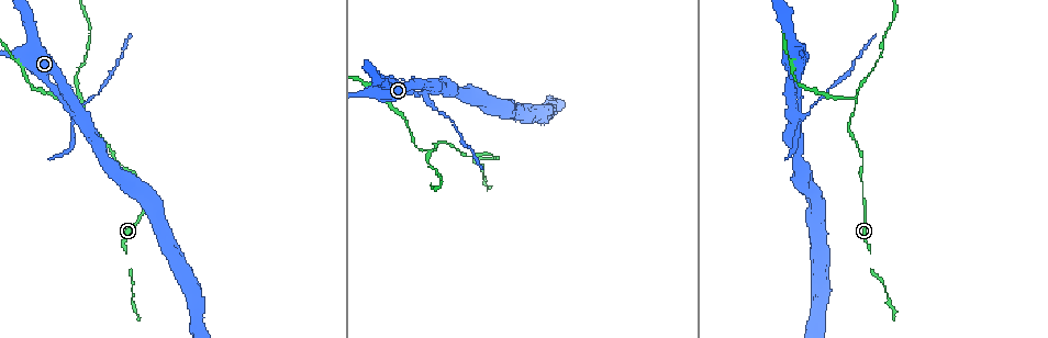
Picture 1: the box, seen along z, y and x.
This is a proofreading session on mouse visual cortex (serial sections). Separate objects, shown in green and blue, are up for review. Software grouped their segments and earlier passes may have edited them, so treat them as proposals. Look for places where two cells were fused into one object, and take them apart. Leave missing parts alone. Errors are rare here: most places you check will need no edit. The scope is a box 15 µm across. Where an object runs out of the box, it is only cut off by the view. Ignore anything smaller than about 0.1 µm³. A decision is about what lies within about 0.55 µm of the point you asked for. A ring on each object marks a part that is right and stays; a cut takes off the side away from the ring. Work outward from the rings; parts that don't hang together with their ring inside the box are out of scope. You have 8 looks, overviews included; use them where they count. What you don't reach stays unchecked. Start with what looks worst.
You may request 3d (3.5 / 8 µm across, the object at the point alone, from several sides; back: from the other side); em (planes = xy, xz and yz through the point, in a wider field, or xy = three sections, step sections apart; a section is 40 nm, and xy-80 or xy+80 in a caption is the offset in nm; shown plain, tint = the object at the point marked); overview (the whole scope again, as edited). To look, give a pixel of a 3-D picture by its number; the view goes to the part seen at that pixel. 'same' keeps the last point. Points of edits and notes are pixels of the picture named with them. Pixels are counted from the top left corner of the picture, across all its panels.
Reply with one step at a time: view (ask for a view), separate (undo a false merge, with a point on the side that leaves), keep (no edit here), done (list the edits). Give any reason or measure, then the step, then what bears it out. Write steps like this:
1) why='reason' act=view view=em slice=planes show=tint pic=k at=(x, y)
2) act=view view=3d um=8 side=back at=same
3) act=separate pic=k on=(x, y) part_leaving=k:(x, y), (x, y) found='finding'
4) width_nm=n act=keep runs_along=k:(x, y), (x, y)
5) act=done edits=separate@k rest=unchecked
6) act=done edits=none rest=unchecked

why='three arms meet' act=view view=3d um=8 pic=1 at=(80, 116)

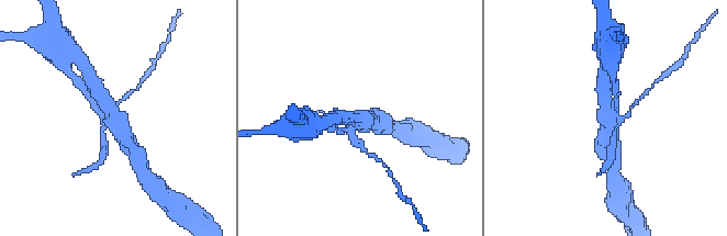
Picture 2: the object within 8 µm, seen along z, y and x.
act=view view=3d um=3.5 pic=2 at=(604, 114)

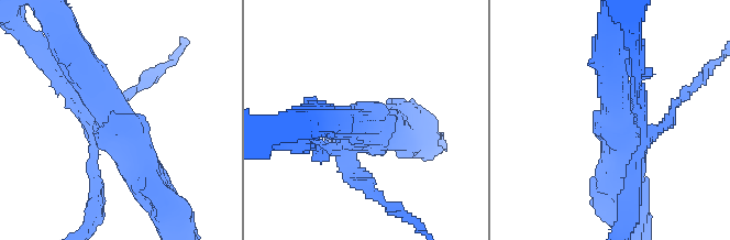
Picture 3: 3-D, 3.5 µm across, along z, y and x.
act=view view=em slice=xy step=3 show=tint pic=3 at=(365, 126)

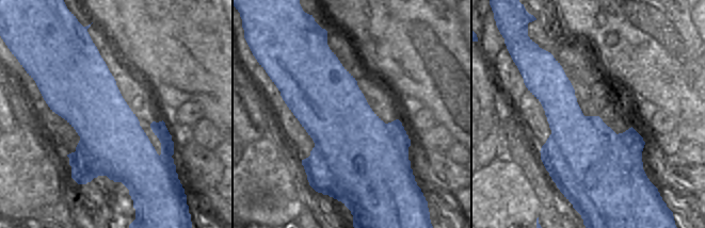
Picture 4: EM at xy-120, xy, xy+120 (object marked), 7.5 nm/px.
act=separate pic=3 on=(91, 174) part_leaving=3:(649, 131), (666, 124), (706, 69) found='two cells meet here'

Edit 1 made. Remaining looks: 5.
act=view view=overview

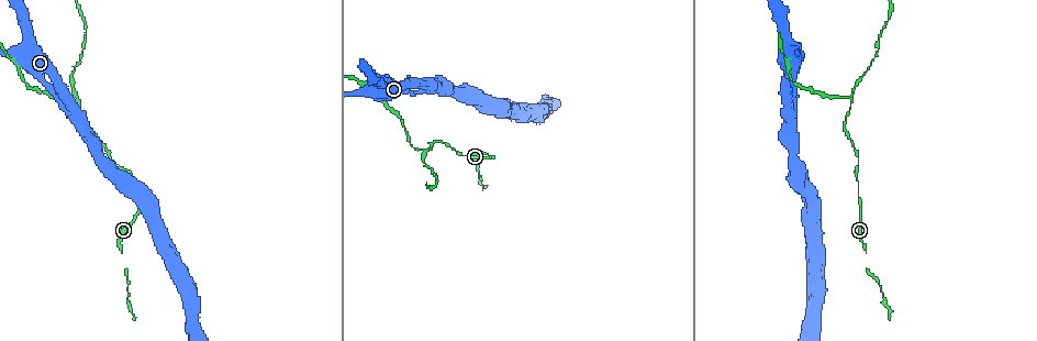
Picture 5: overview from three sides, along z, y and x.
why='narrows sharply' act=view view=3d um=3.5 pic=5 at=(857, 166)

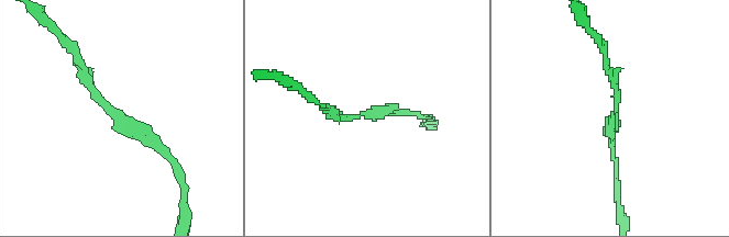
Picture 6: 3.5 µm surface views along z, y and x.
why='shape alone is not enough' act=view view=em slice=xy step=5 show=tint pic=6 at=(107, 109)

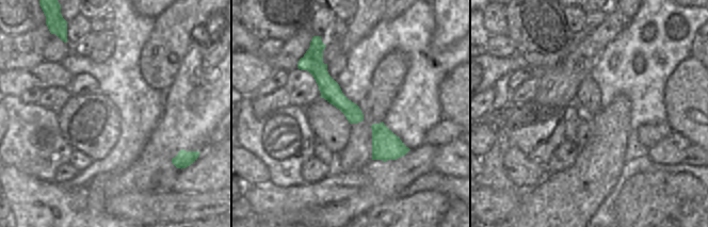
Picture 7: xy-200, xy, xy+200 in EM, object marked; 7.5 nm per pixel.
act=keep found='continuous, no second cell'

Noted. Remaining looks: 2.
why='three arms meet' act=view view=3d um=3.5 pic=5 at=(851, 93)

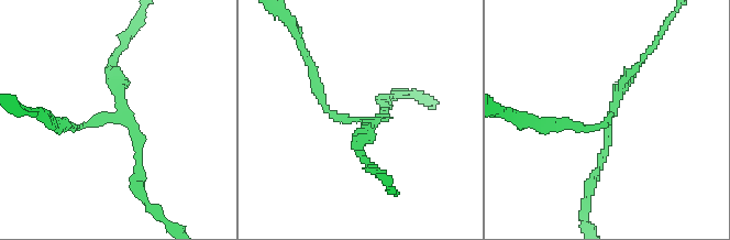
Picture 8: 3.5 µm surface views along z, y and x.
arms=3 arm_widths_nm=100,150,200 act=view view=em slice=planes show=tint pic=8 at=(609, 118)

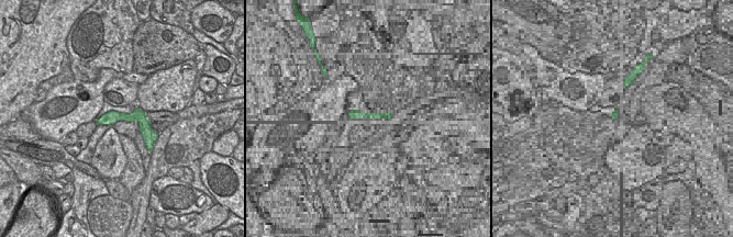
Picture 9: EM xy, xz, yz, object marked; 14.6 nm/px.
act=separate pic=8 on=(322, 100) found='a second cell is stuck on'

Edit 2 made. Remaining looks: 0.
act=done edits=separate@3,separate@8 rest=unchecked

